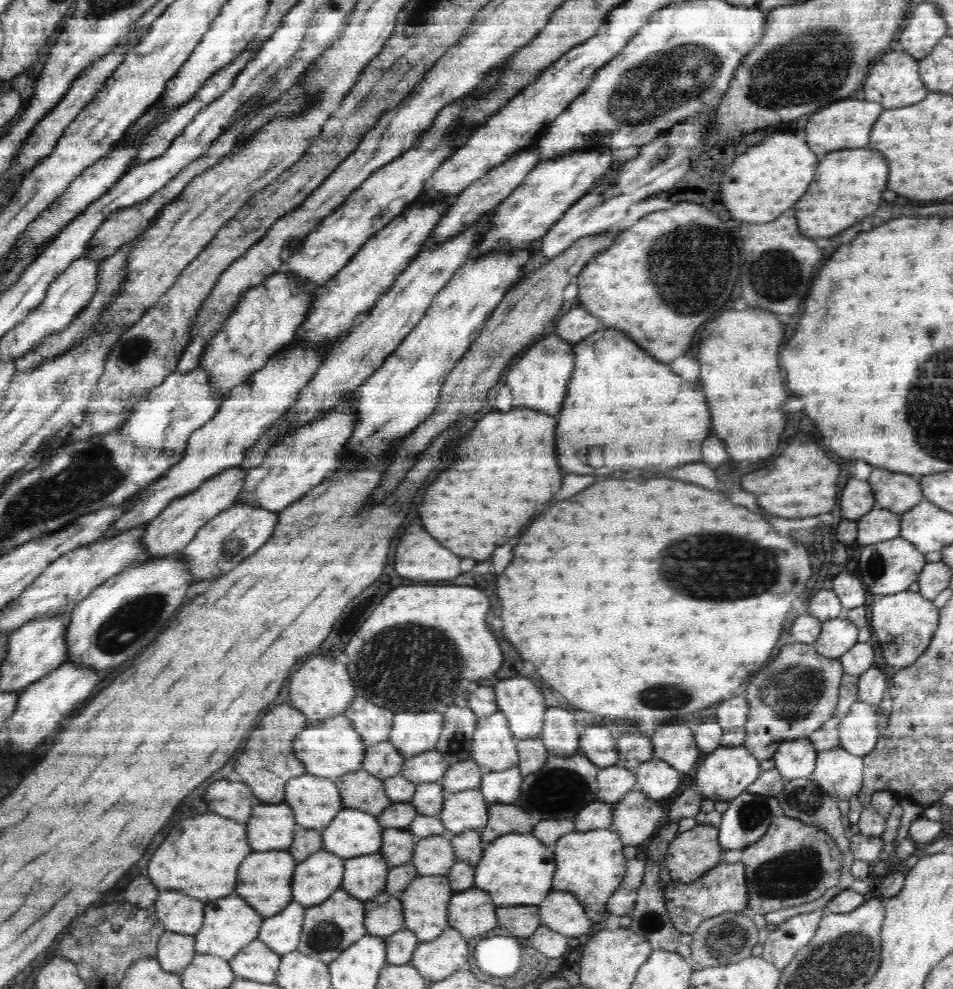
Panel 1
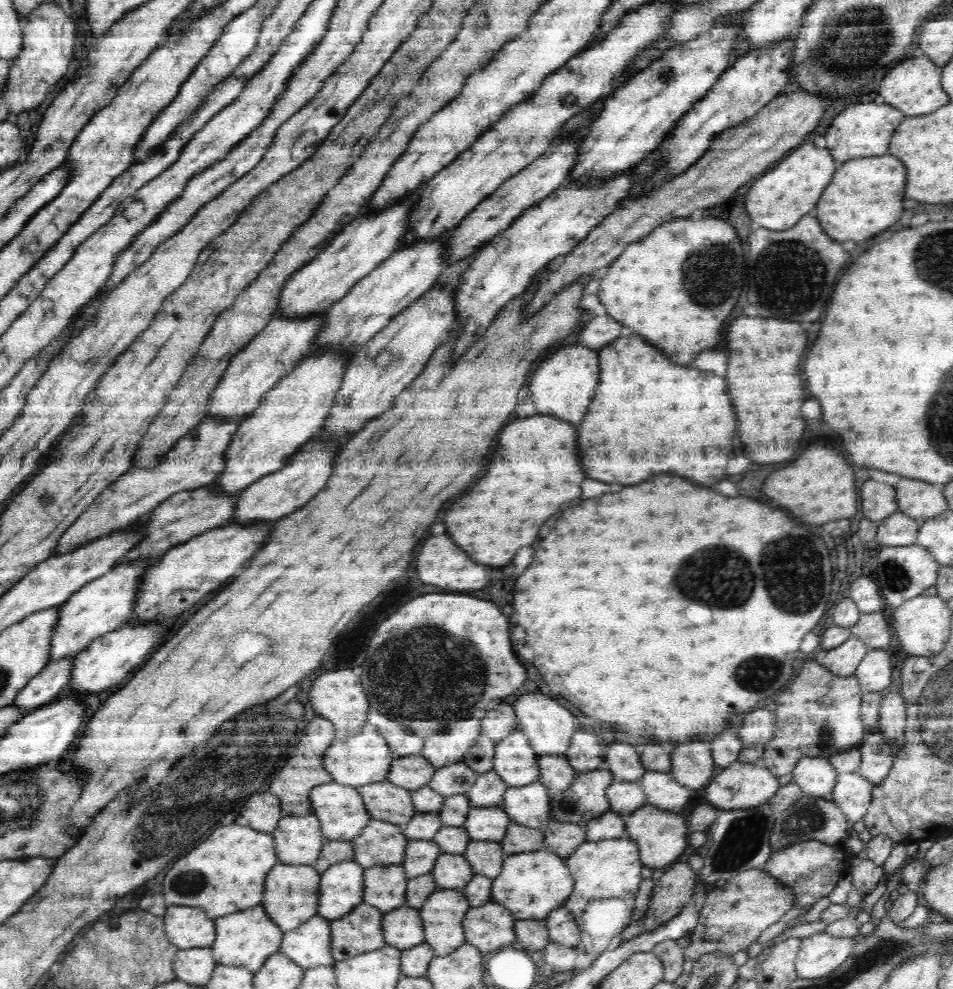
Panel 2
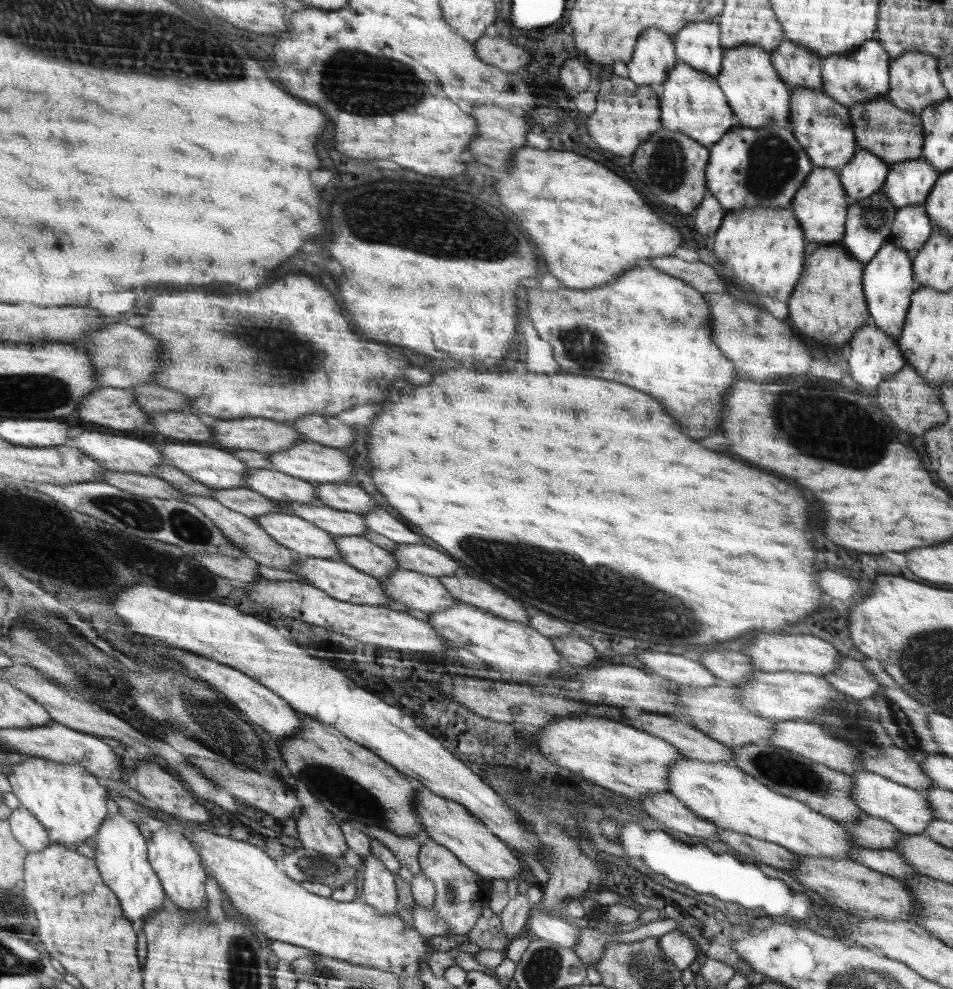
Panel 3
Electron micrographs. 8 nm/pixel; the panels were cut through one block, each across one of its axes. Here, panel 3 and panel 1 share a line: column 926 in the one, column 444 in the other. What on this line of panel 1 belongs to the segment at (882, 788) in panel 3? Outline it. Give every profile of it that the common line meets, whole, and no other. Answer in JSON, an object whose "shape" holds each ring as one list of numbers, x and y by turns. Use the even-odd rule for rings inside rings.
{"shape":[[480,789,457,791,446,795,439,817,448,835,468,829,481,830,488,822,489,806]]}

